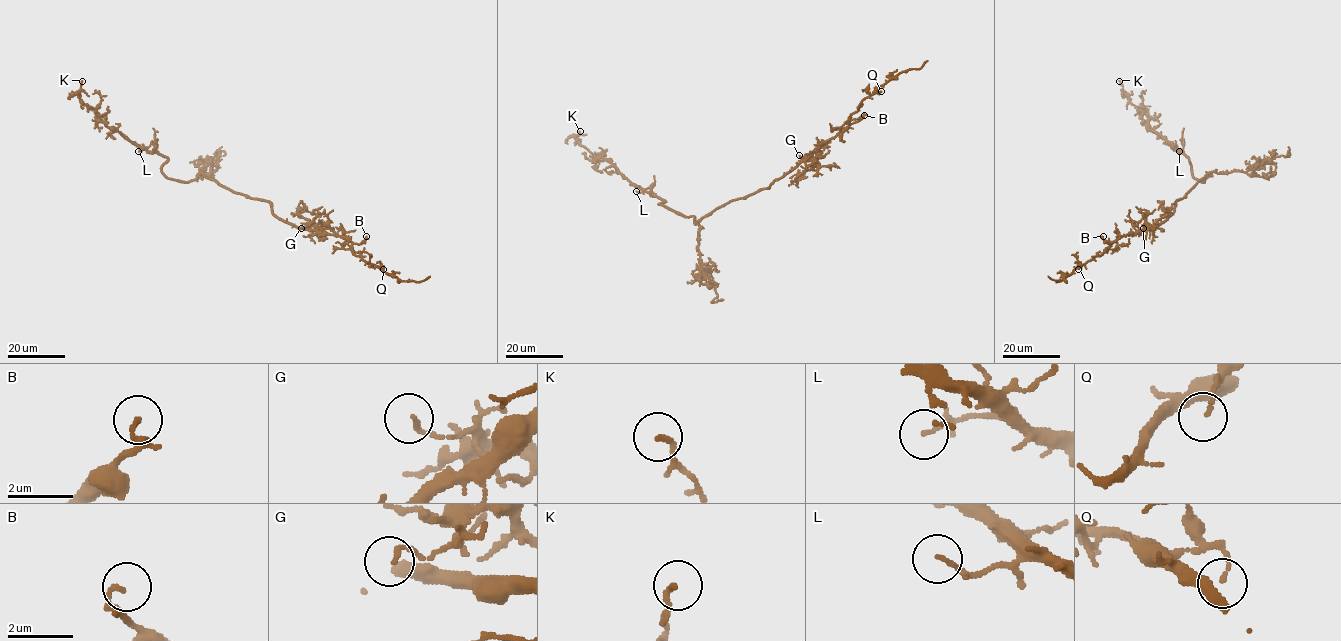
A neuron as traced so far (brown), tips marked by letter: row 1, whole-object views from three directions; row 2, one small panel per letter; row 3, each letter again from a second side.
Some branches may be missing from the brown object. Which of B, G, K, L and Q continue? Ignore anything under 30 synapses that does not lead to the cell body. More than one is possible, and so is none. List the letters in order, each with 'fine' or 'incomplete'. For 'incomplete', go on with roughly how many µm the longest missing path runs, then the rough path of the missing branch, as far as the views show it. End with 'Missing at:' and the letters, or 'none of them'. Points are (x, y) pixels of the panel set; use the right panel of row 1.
B: fine
G: fine
K: fine
L: fine
Q: fine
Missing at: none of them

